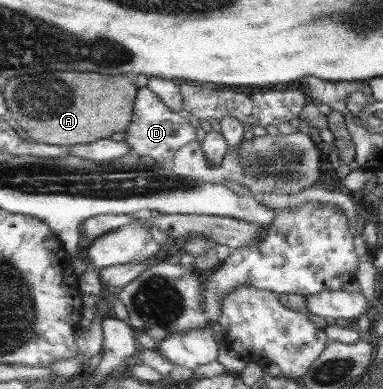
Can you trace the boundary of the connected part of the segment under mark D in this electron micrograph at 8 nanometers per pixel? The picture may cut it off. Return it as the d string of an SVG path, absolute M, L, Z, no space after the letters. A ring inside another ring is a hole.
M141 83L138 98L134 107L134 120L125 132L123 141L127 141L133 153L148 156L163 166L171 167L175 155L181 148L193 141L202 141L203 134L188 126L181 114L177 114L165 104L153 90Z

